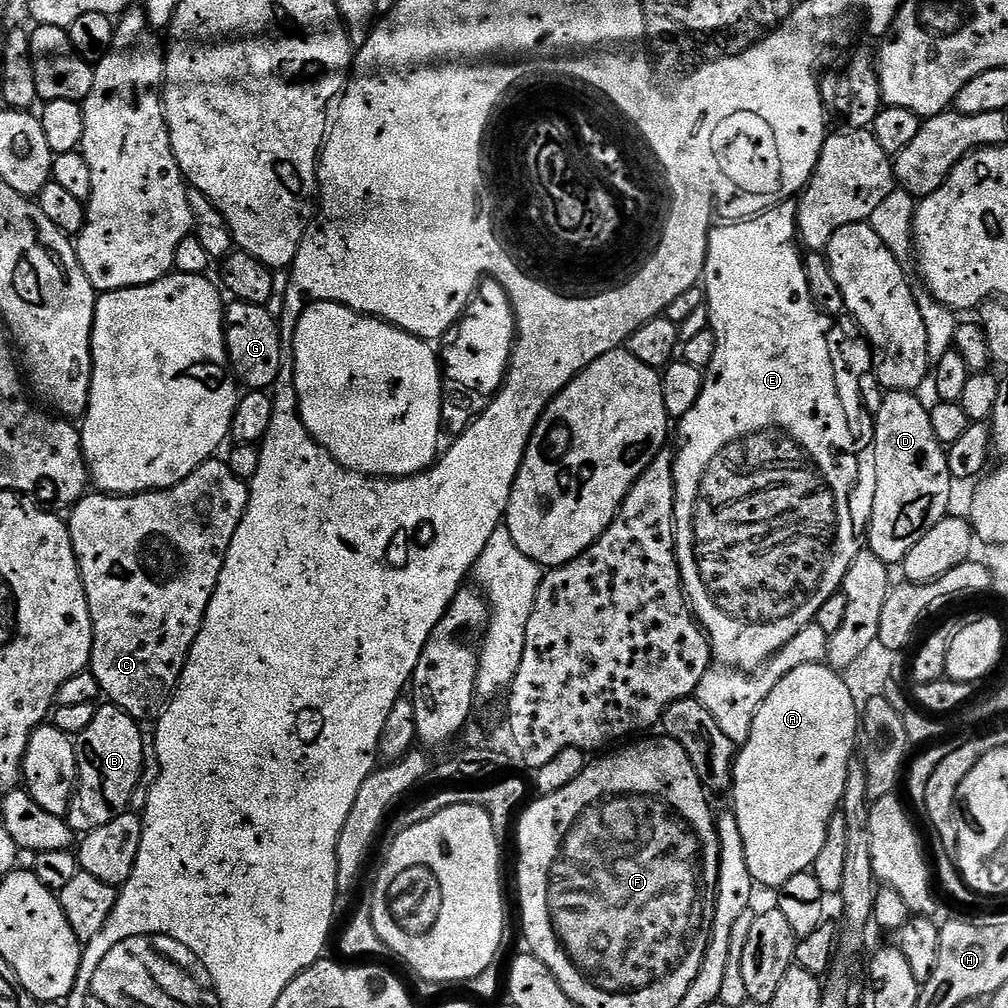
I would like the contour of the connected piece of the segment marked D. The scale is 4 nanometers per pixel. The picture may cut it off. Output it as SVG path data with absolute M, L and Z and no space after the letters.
M889 391L880 401L880 409L874 413L876 420L876 449L872 460L876 463L876 489L872 492L872 521L868 524L867 547L889 566L899 565L906 554L926 534L926 530L949 515L948 503L952 500L954 481L948 465L945 445L934 438L934 428L930 426L929 405L919 400L916 392Z

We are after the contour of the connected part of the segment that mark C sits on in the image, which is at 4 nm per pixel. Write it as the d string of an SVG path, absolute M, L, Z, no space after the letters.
M223 459L207 460L198 470L190 474L182 482L172 488L162 488L159 492L135 492L133 496L113 496L111 494L85 494L77 503L71 505L72 517L67 517L68 533L74 546L76 561L80 567L80 577L86 590L86 598L90 606L92 619L92 662L90 671L98 682L101 693L107 703L117 704L126 714L130 714L137 722L148 722L159 717L168 707L168 701L180 683L180 671L188 657L190 646L198 634L204 621L206 606L214 594L214 586L218 586L218 574L222 574L222 566L226 558L226 550L234 538L234 530L238 530L238 522L242 522L244 511L248 508L249 485L239 480L228 468Z

